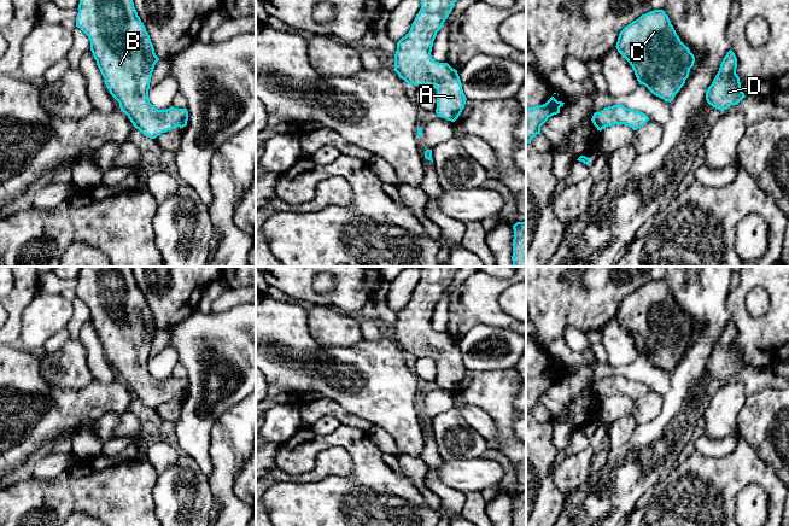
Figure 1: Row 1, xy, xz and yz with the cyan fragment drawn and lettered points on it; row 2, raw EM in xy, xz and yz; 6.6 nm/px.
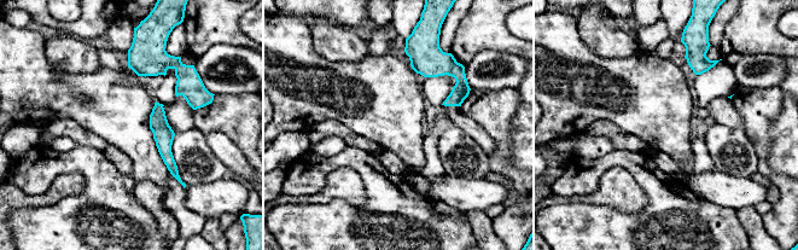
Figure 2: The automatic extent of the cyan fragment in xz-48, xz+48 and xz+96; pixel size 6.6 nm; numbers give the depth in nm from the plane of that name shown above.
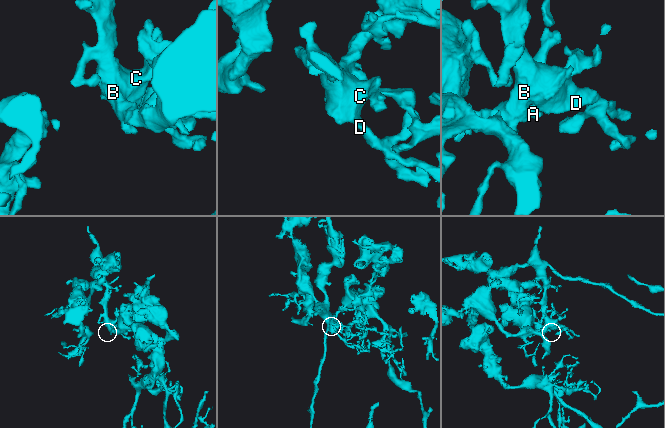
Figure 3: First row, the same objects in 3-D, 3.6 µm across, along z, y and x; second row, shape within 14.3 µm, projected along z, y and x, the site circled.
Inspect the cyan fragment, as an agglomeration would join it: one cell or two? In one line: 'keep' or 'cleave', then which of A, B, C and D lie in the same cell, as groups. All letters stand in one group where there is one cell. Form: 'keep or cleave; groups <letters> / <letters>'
keep; groups A B C D

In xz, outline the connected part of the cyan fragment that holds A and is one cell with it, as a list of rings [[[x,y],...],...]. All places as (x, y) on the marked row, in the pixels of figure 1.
[[[421,0],[421,8],[416,14],[409,33],[397,42],[394,54],[394,71],[408,84],[433,86],[437,89],[438,117],[455,122],[466,105],[466,95],[457,70],[448,63],[436,62],[432,55],[433,41],[451,13],[457,0]]]

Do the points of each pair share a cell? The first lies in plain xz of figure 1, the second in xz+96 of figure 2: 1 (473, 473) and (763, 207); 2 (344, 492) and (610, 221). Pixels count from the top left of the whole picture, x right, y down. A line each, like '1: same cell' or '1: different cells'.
1: different cells
2: same cell

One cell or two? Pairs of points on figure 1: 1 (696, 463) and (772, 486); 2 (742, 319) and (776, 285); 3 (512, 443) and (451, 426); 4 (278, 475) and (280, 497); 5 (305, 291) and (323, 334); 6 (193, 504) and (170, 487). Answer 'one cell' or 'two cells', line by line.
1: one cell
2: one cell
3: two cells
4: two cells
5: two cells
6: one cell

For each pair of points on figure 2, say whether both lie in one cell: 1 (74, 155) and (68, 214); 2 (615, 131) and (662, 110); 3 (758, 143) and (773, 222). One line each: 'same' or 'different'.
1: same
2: different
3: same

